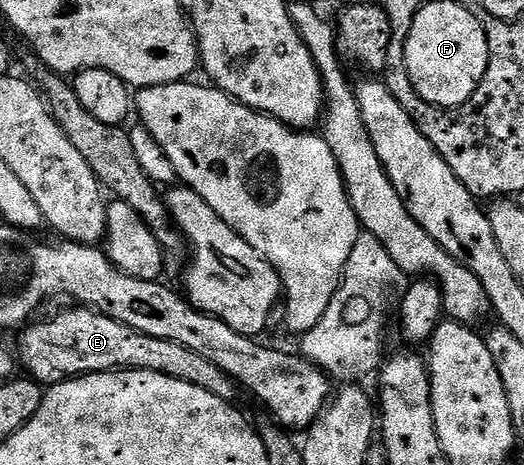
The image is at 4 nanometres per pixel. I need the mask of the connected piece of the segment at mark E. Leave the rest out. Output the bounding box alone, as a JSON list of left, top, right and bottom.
[16,305,239,400]

